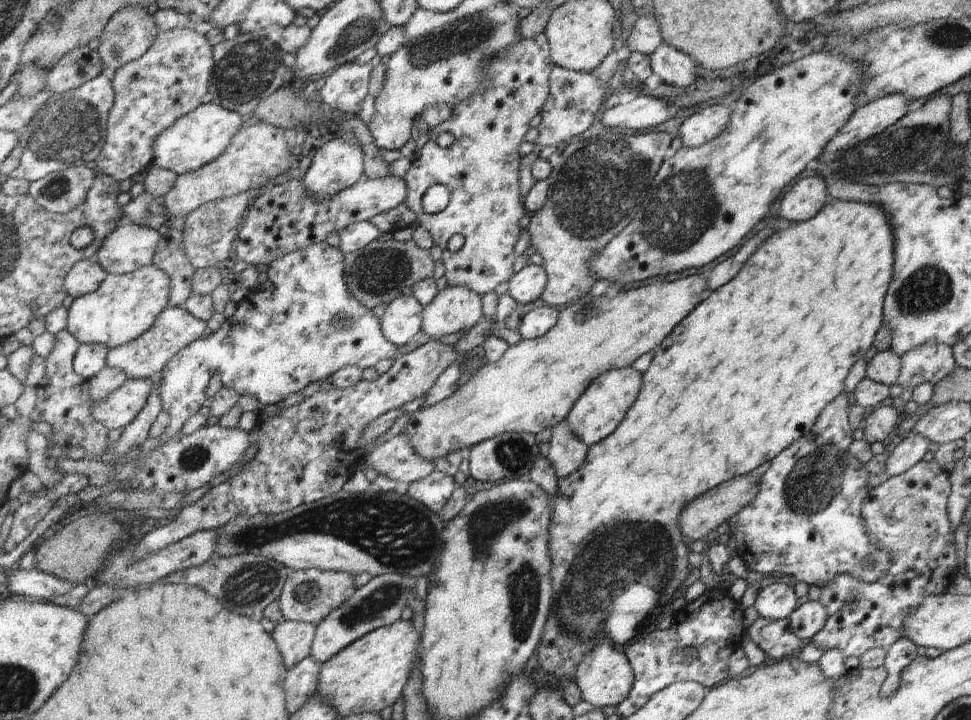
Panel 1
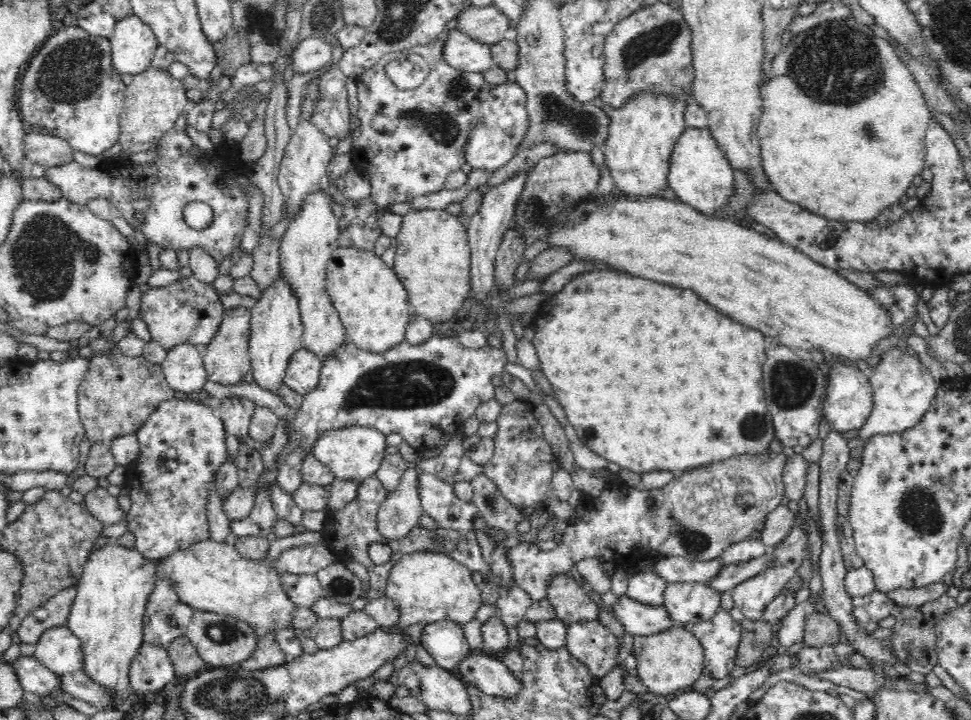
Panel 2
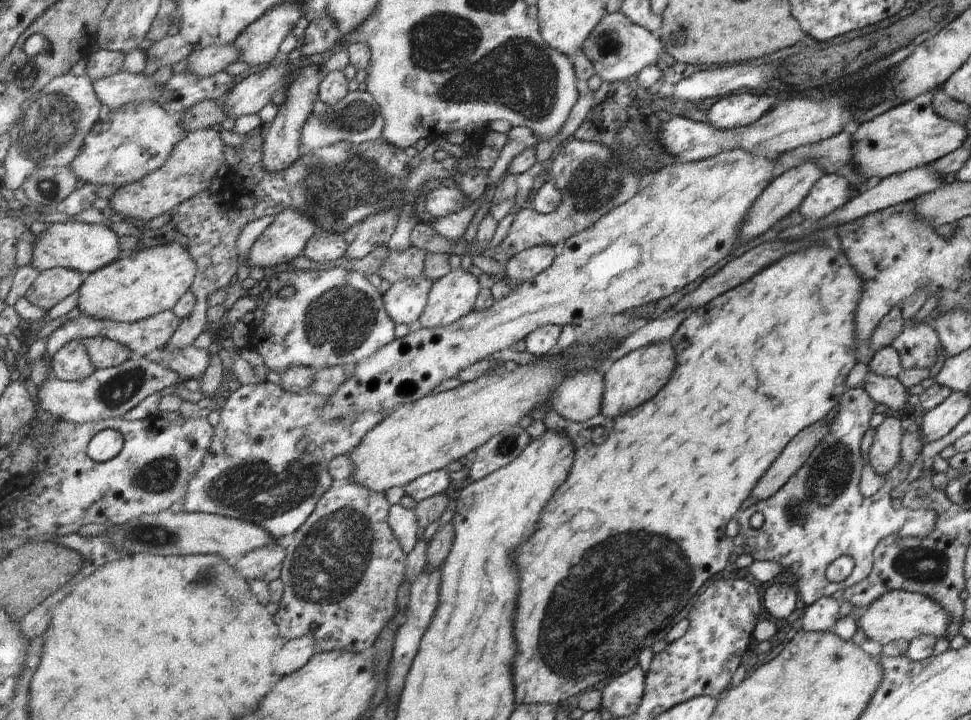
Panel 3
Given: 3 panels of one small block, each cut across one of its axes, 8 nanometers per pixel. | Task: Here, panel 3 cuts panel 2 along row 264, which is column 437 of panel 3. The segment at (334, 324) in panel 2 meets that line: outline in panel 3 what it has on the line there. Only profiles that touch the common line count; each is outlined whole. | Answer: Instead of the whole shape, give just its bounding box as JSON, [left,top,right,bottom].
[420,268,482,328]

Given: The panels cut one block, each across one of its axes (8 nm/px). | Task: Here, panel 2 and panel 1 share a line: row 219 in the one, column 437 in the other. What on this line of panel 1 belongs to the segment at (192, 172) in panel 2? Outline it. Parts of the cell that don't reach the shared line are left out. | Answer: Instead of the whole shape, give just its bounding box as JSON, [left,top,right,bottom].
[404,33,556,296]

